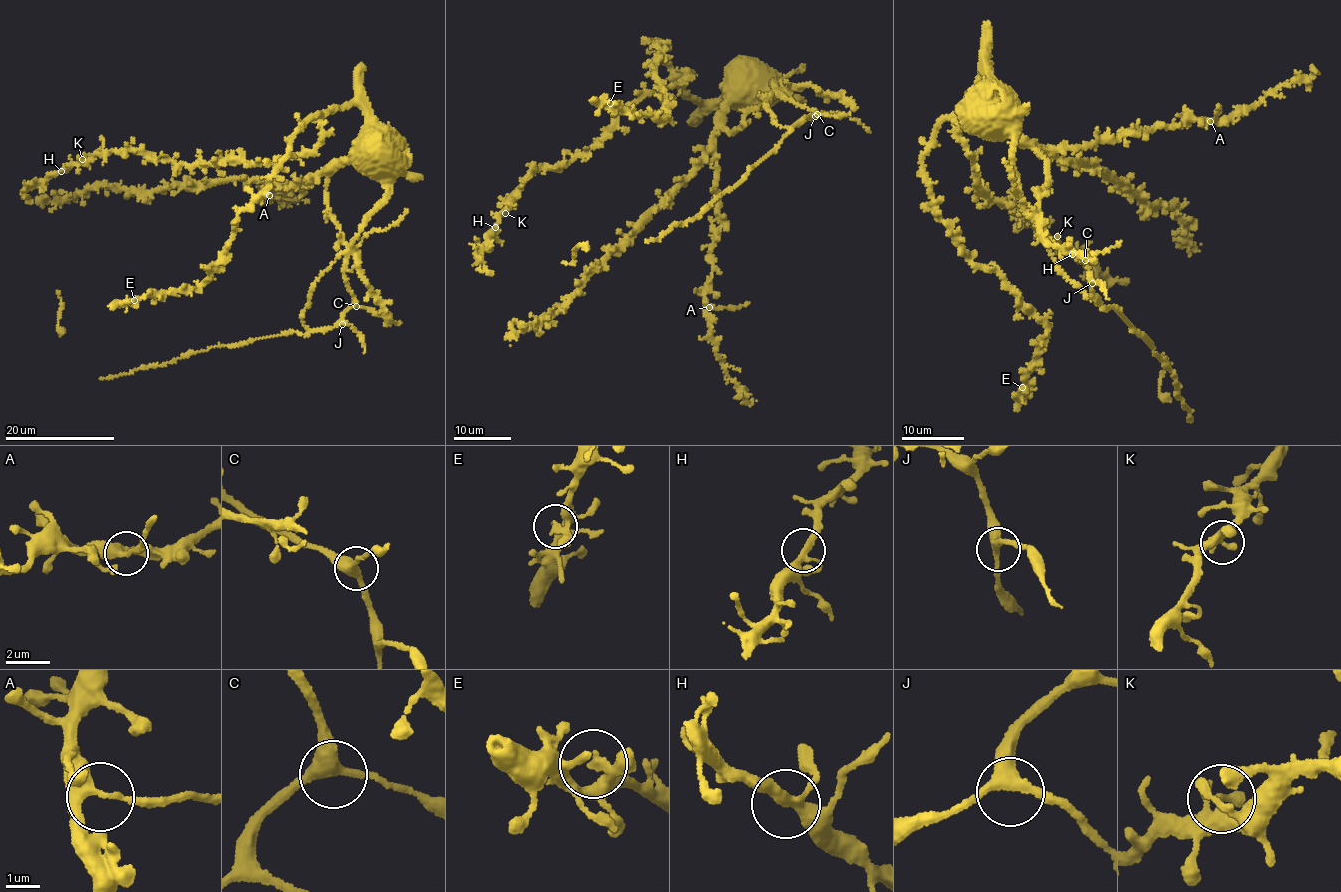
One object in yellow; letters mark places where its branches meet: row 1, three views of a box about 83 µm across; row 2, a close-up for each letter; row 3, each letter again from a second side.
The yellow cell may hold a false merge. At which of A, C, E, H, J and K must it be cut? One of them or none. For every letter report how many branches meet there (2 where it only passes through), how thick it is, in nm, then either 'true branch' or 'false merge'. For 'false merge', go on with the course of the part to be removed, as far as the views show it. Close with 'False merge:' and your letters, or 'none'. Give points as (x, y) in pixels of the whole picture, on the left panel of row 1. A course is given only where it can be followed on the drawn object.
A: branches 3; calibre 280 nm; false merge; course (269, 195), (309, 202)
C: branches 3; calibre 360 nm; true branch
E: branches 2; calibre 220 nm; true branch
H: branches 3; calibre 260 nm; true branch
J: branches 3; calibre 320 nm; true branch
K: branches 3; calibre 240 nm; true branch
False merge: A

